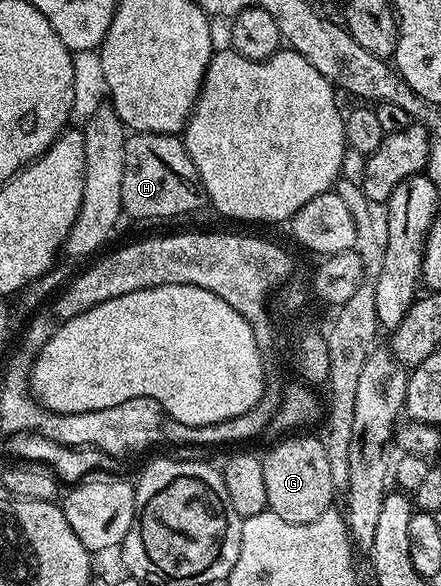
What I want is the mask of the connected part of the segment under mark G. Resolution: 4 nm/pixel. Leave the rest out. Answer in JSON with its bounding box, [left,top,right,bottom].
[262,434,333,522]

